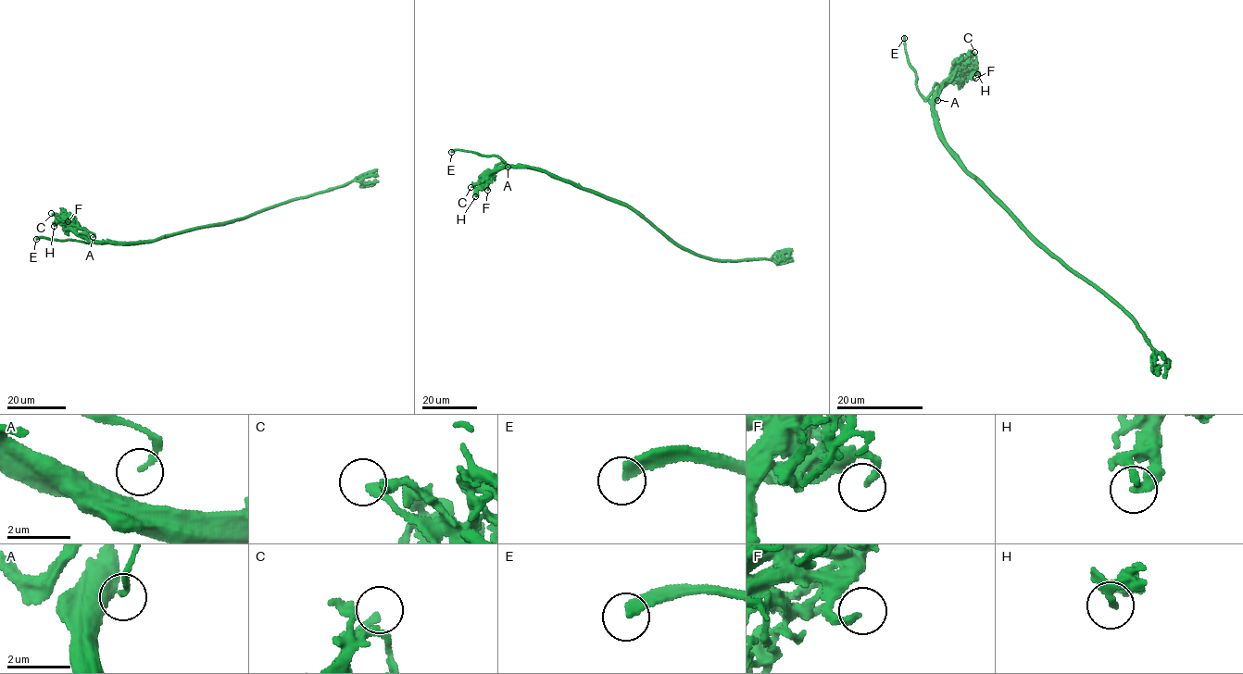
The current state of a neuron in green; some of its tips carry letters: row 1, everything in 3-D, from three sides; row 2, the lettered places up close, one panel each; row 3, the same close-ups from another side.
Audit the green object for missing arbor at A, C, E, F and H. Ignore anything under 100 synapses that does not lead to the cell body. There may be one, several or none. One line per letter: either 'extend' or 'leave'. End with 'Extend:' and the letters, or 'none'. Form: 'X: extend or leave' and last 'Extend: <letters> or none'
A: leave
C: leave
E: extend
F: leave
H: leave
Extend: E

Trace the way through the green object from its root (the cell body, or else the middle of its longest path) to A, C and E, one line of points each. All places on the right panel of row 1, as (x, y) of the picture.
A: (1023, 227), (968, 172), (947, 143), (933, 103), (948, 81), (937, 100)
C: (1023, 227), (967, 170), (947, 143), (935, 119), (933, 103), (935, 94), (944, 83), (960, 74), (974, 52)
E: (1023, 227), (981, 180), (968, 172), (947, 143), (934, 107), (918, 89), (915, 71), (906, 56), (904, 38)

